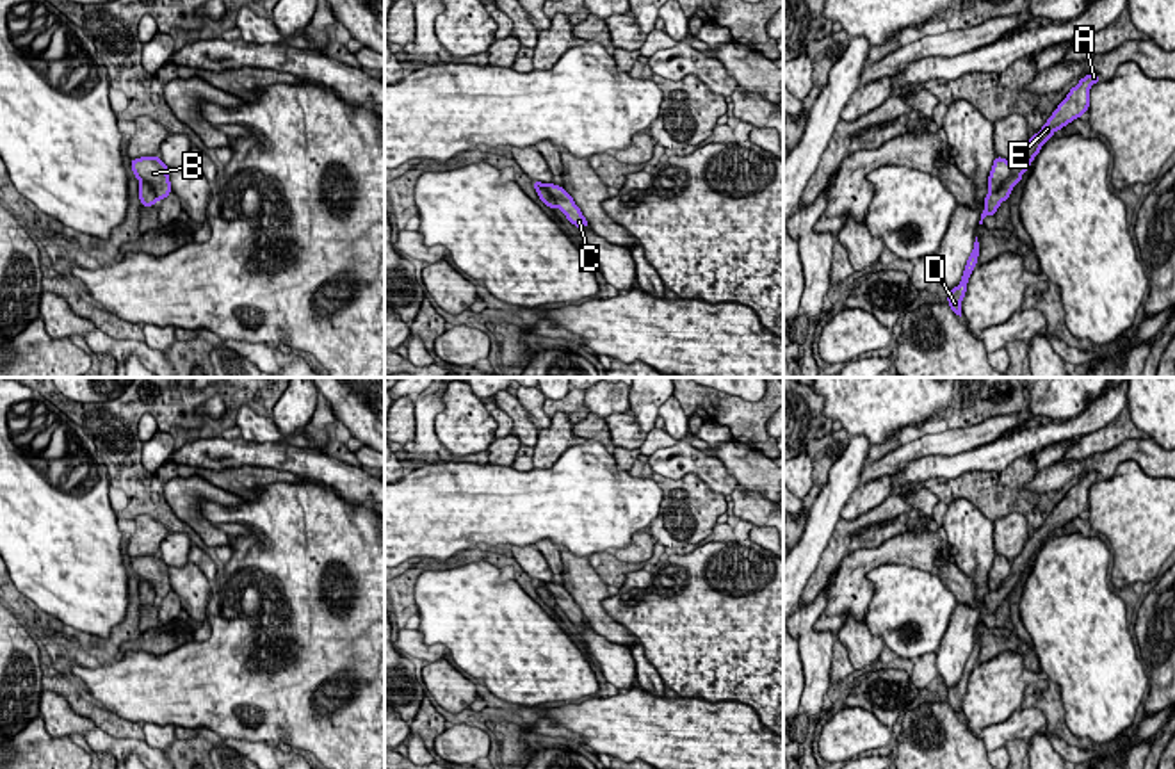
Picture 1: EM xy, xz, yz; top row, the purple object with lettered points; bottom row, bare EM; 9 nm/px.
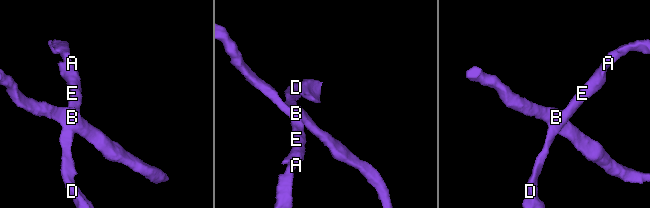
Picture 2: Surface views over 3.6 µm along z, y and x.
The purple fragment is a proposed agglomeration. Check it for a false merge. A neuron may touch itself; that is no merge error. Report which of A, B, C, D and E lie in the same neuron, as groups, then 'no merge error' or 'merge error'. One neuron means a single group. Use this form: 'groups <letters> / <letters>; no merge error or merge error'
groups A D E / B C; merge error

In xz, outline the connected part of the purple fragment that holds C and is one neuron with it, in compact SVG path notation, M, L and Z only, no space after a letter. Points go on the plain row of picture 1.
M532 580L532 586L545 586L555 598L557 607L566 614L566 618L579 628L589 625L580 607L575 603L573 596L564 589L564 586L554 582Z

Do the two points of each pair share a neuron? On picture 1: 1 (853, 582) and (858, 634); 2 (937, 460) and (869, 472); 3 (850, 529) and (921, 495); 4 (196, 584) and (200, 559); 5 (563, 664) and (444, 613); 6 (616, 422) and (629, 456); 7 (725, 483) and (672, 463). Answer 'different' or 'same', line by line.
1: different
2: same
3: different
4: same
5: same
6: different
7: same

